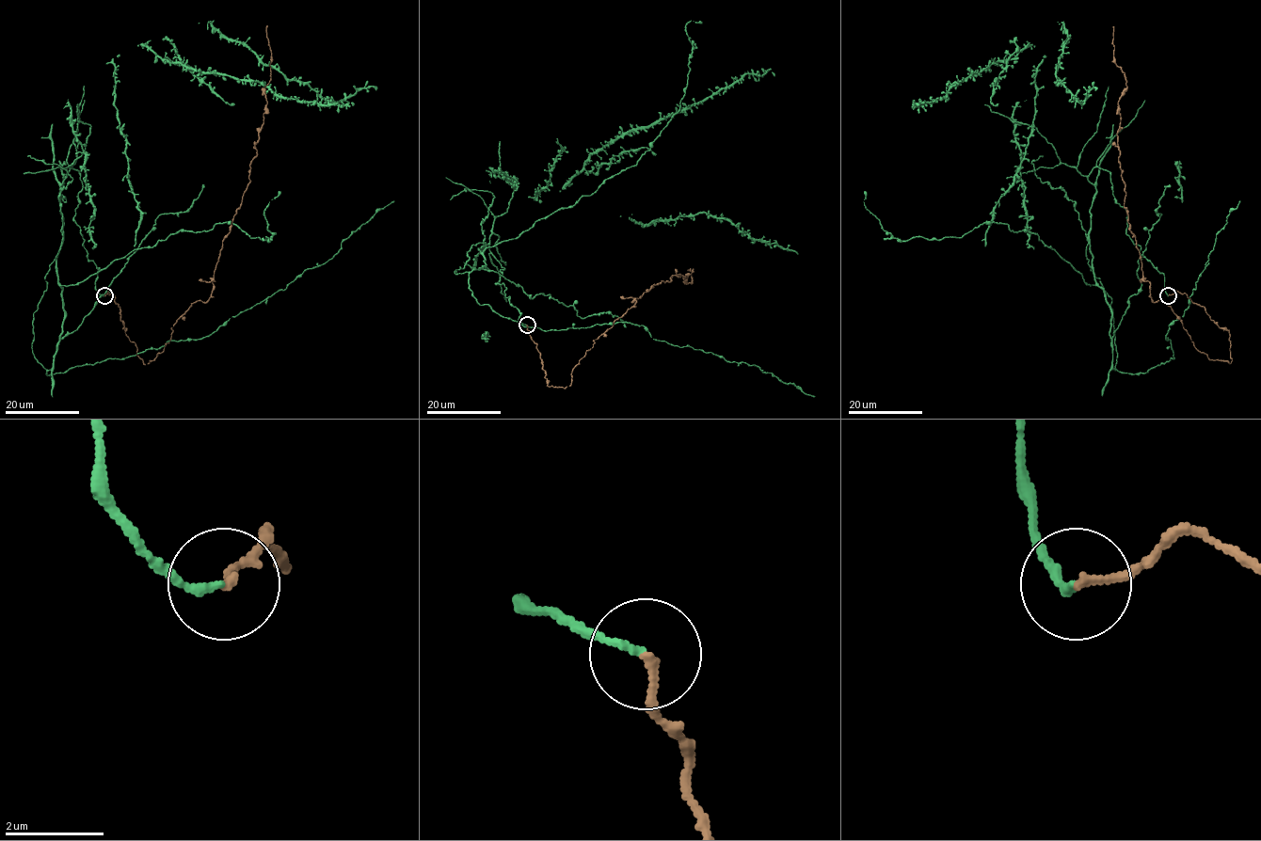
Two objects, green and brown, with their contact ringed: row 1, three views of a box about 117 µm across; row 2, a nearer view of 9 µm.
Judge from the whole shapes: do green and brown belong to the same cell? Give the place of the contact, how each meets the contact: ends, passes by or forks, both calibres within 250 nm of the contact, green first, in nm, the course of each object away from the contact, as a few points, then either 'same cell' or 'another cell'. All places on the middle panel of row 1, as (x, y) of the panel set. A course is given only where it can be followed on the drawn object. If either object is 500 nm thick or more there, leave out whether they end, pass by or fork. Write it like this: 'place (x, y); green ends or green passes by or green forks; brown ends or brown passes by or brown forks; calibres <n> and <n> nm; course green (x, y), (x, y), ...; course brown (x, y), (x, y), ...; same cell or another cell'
place (527, 325); green ends; brown ends; calibres 130 and 180 nm; course green (527, 325), (484, 246), (486, 268), (473, 269), (470, 290), (504, 317), (542, 330), (642, 325), (814, 397); course brown (527, 325), (547, 386), (565, 388), (593, 340), (662, 280), (680, 274), (692, 283), (689, 269); same cell

